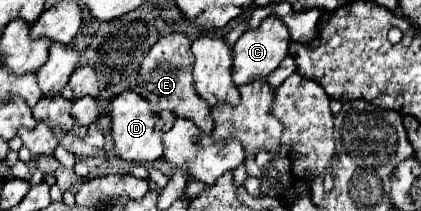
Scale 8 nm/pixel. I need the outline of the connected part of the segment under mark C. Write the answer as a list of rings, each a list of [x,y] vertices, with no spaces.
[[[275,16],[265,18],[255,30],[247,30],[233,46],[235,84],[243,86],[257,76],[267,76],[269,72],[273,72],[281,64],[281,60],[289,56],[289,42],[291,42],[291,34],[287,32],[287,26],[283,26],[283,22],[279,22]]]

